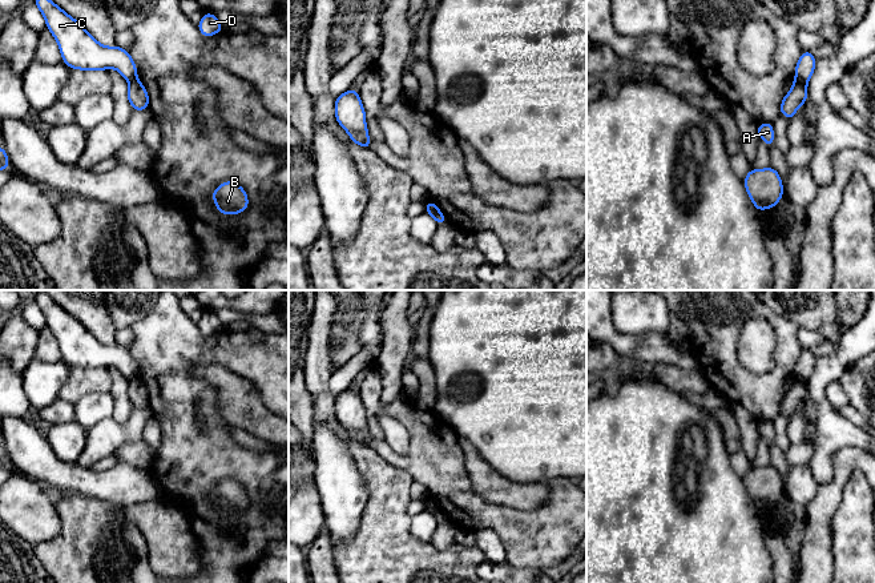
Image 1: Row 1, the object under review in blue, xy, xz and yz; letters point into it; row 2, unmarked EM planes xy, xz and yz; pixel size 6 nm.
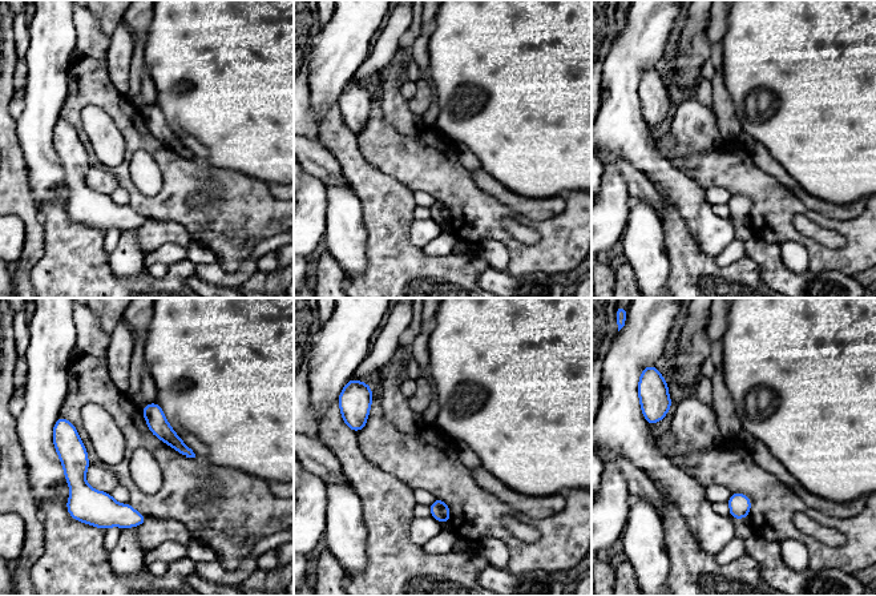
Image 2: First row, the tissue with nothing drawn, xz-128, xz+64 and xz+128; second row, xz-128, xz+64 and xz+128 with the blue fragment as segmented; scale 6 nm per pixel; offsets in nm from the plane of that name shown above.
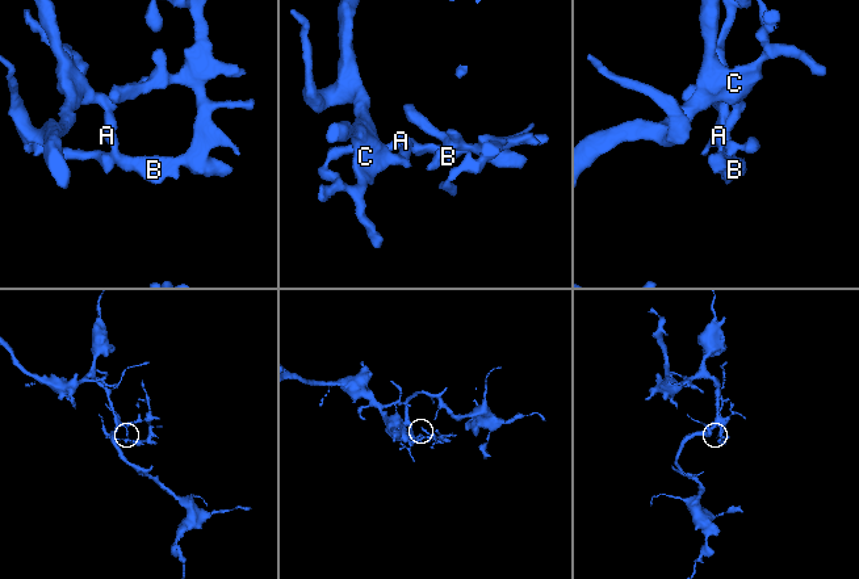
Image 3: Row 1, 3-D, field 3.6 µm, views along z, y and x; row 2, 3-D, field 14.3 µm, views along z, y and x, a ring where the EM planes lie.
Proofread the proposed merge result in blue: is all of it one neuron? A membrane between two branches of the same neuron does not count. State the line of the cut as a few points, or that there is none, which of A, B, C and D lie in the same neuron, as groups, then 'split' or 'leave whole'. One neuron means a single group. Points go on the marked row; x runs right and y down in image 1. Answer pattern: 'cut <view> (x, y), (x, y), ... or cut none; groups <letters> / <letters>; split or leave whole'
cut yz (795, 79), (806, 81); groups A B D / C; split

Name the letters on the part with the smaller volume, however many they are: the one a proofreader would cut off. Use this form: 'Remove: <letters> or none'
Remove: A, B, D

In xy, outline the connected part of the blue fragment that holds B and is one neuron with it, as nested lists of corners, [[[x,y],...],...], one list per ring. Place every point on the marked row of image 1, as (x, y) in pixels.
[[[223,181],[211,193],[211,198],[221,214],[238,214],[249,208],[249,198],[245,189],[234,181]]]

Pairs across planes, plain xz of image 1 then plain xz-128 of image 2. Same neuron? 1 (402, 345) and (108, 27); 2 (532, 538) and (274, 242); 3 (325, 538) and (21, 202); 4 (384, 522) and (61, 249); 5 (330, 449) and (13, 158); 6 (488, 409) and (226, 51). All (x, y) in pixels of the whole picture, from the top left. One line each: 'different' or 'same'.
1: different
2: different
3: same
4: same
5: different
6: same

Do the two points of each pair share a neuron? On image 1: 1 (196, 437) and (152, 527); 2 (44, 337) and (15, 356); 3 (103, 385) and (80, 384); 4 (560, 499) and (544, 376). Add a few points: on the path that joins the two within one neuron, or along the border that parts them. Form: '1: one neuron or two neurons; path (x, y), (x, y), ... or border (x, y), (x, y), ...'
1: two neurons; border (162, 495), (181, 509)
2: two neurons; border (39, 332), (33, 357)
3: one neuron; path (97, 384), (85, 384)
4: two neurons; border (572, 478), (553, 478), (547, 482)

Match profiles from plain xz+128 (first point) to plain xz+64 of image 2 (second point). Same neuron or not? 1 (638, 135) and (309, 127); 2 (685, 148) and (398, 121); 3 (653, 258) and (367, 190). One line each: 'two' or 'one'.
1: two
2: one
3: two

